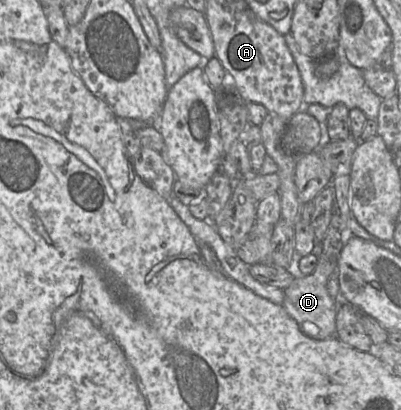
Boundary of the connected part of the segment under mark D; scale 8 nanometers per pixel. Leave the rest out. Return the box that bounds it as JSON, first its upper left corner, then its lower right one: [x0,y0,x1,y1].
[283,224,355,340]

